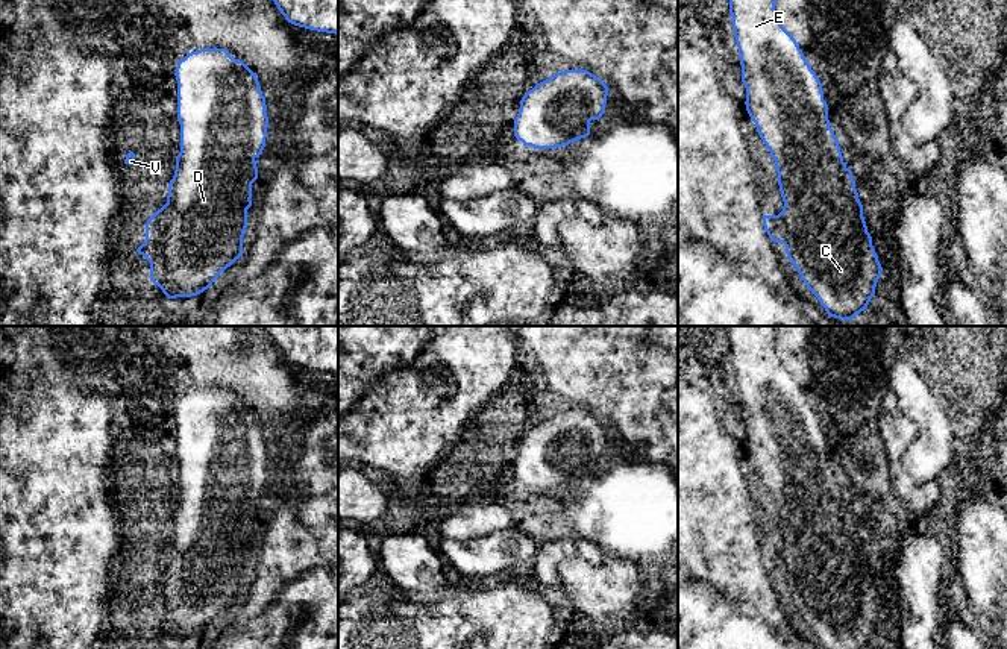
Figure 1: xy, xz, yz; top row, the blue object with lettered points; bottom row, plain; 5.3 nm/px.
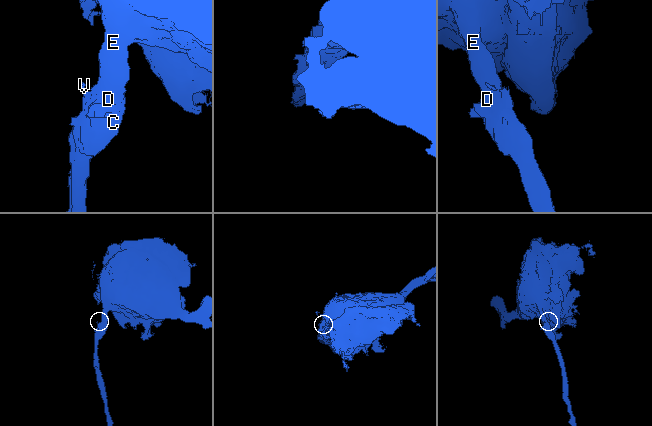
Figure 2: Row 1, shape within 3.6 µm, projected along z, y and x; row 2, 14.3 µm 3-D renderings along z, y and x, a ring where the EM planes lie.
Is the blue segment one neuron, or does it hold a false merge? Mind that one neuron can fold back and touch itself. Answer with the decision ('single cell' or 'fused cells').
single cell

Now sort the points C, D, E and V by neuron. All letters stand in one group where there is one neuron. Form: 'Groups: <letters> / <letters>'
Groups: C D E V

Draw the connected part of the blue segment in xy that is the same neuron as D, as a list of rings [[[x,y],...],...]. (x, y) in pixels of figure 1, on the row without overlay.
[[[200,388],[177,400],[177,461],[180,491],[168,525],[167,543],[146,563],[146,579],[136,588],[150,602],[150,620],[168,638],[208,629],[218,614],[243,596],[256,497],[265,487],[268,456],[265,437],[253,412],[226,388]]]

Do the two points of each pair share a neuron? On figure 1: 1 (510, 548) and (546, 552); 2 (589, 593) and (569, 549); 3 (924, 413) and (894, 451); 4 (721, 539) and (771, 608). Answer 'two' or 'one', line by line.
1: two
2: two
3: two
4: two

